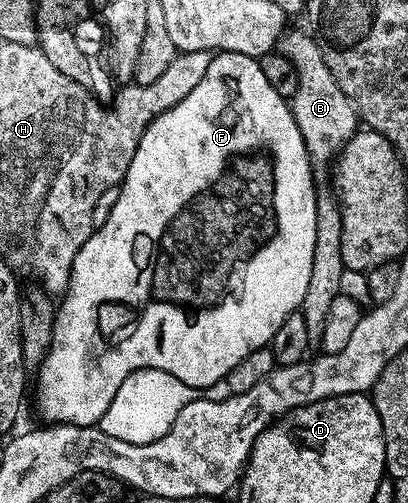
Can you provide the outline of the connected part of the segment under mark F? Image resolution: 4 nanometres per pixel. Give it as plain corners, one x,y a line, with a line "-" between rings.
232,51
212,54
209,70
193,88
193,93
189,93
185,101
177,101
173,109
161,113
147,126
117,194
119,196
115,201
113,199
105,218
92,231
85,245
81,245
73,261
71,280
55,312
51,348
45,361
37,368
39,380
33,383
35,407
43,418
40,420
47,425
98,425
113,397
117,397
121,381
141,369
161,369
192,389
206,389
214,383
224,382
230,370
245,360
249,353
270,344
273,333
281,329
281,321
302,308
305,289
309,289
309,273
313,273
313,245
317,245
317,201
309,157
290,102
269,85
256,56

